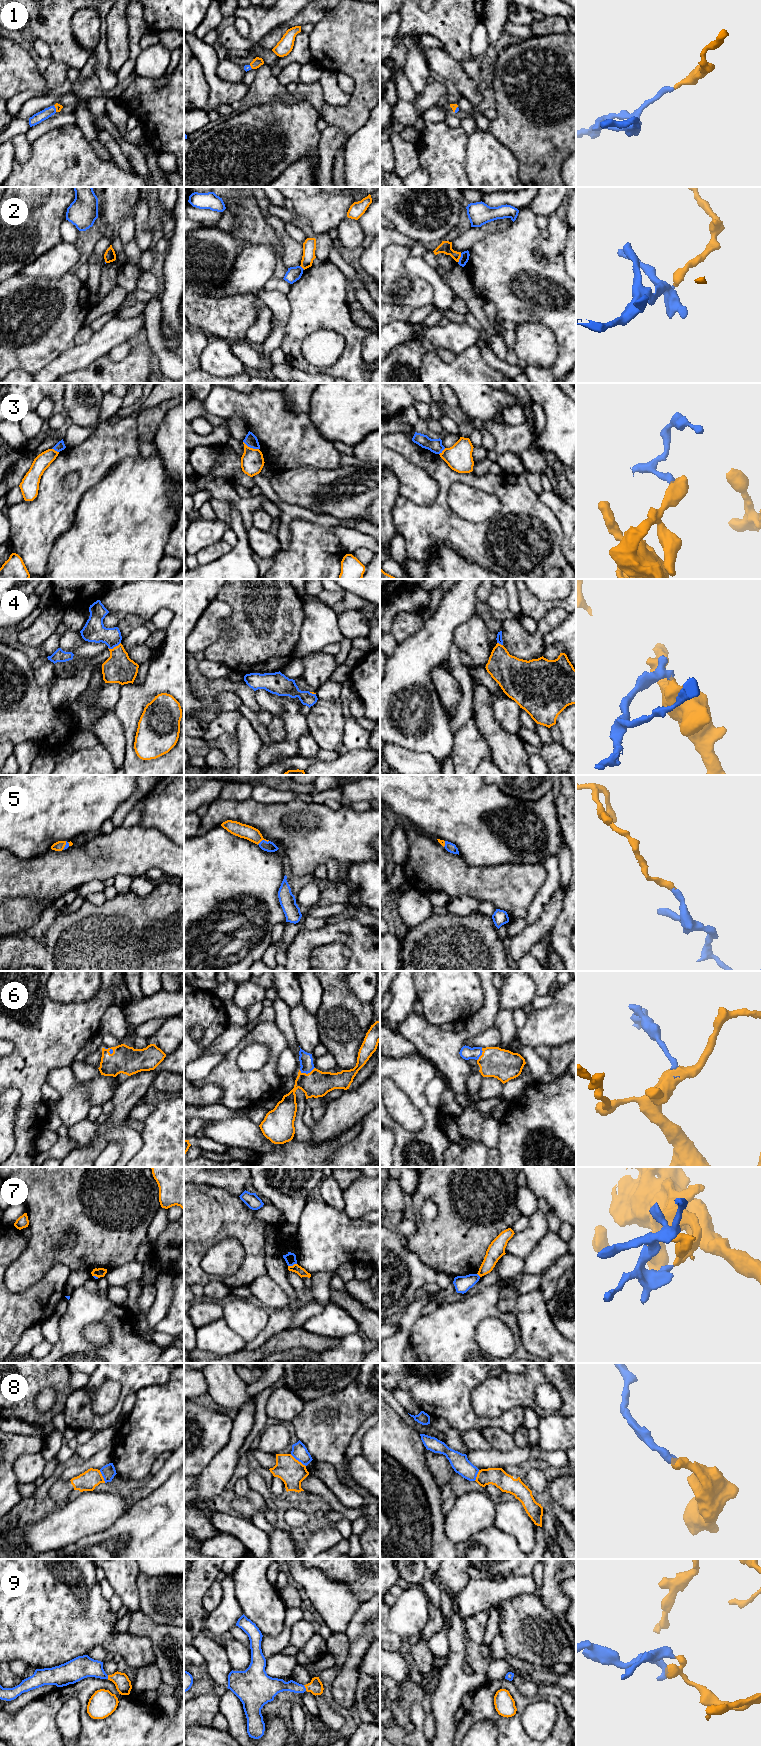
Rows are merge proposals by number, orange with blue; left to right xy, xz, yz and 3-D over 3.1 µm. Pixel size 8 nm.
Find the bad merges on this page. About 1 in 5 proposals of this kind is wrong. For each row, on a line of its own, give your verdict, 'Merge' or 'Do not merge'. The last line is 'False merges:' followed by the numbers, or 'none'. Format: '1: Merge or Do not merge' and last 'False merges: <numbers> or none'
1: Merge
2: Do not merge
3: Do not merge
4: Merge
5: Merge
6: Merge
7: Do not merge
8: Do not merge
9: Merge
False merges: 2, 3, 7, 8

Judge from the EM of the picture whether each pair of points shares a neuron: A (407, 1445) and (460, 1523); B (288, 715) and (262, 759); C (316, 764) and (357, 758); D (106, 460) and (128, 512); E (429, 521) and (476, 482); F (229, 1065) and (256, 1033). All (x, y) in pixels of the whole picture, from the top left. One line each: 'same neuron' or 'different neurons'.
A: different neurons
B: same neuron
C: same neuron
D: different neurons
E: same neuron
F: same neuron

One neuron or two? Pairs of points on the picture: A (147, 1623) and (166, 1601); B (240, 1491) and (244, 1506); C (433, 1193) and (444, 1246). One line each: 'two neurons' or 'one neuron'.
A: two neurons
B: two neurons
C: one neuron

